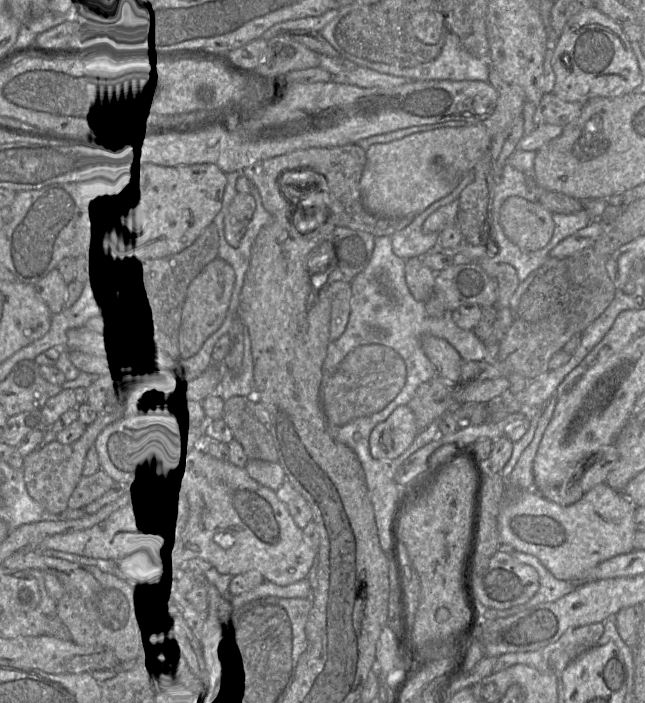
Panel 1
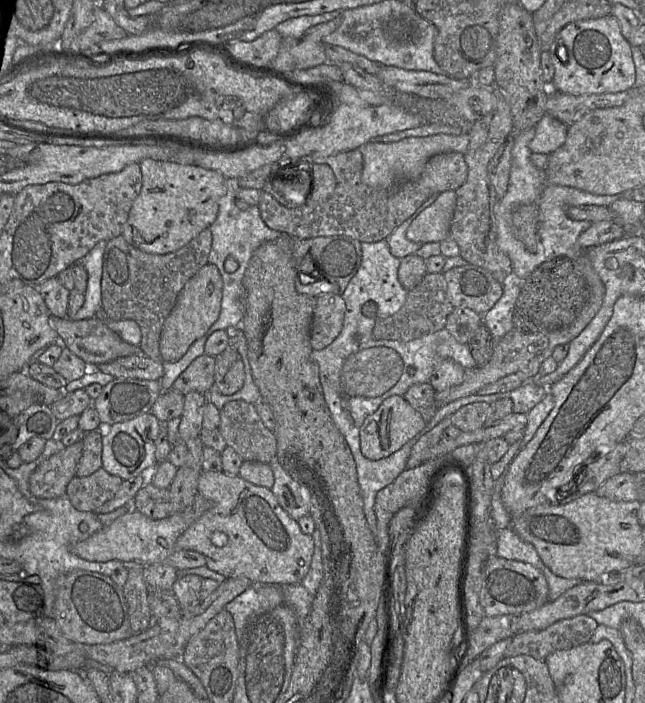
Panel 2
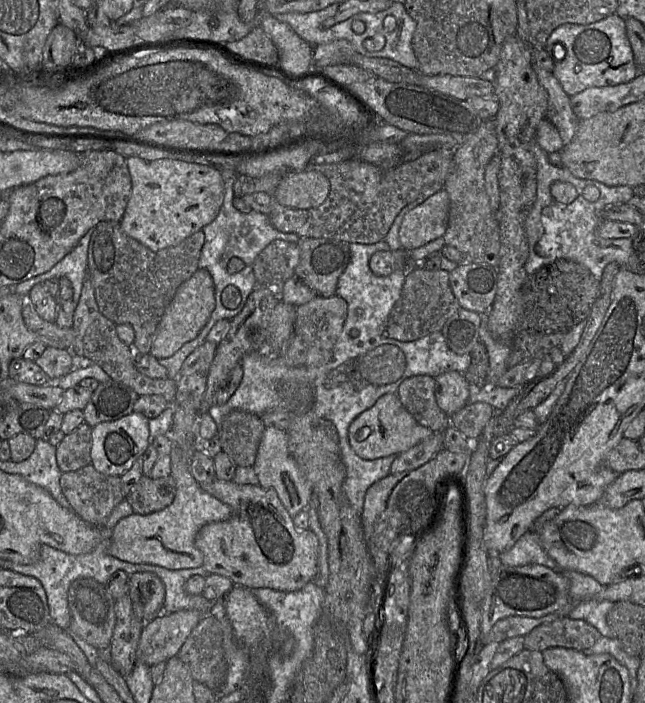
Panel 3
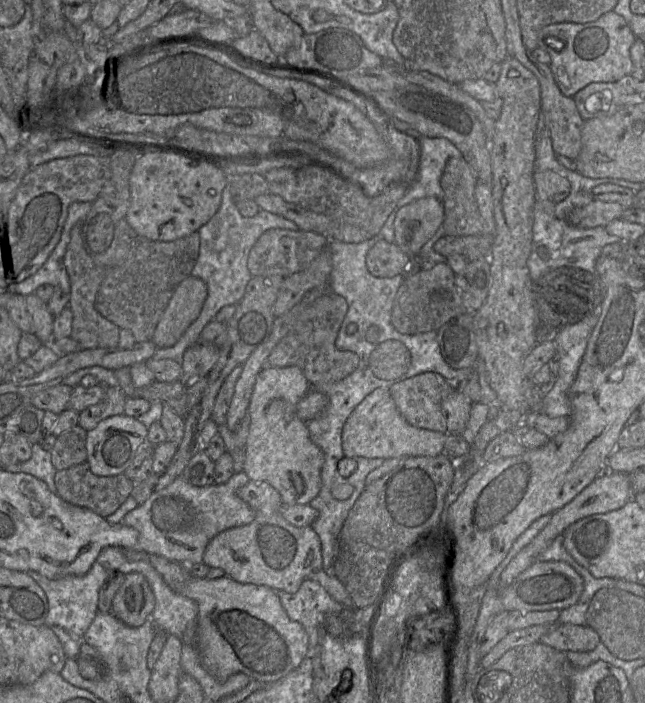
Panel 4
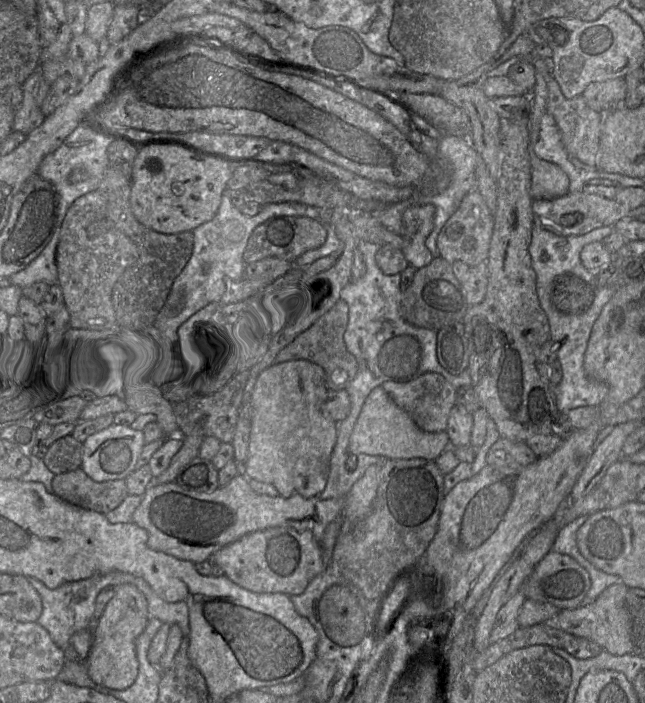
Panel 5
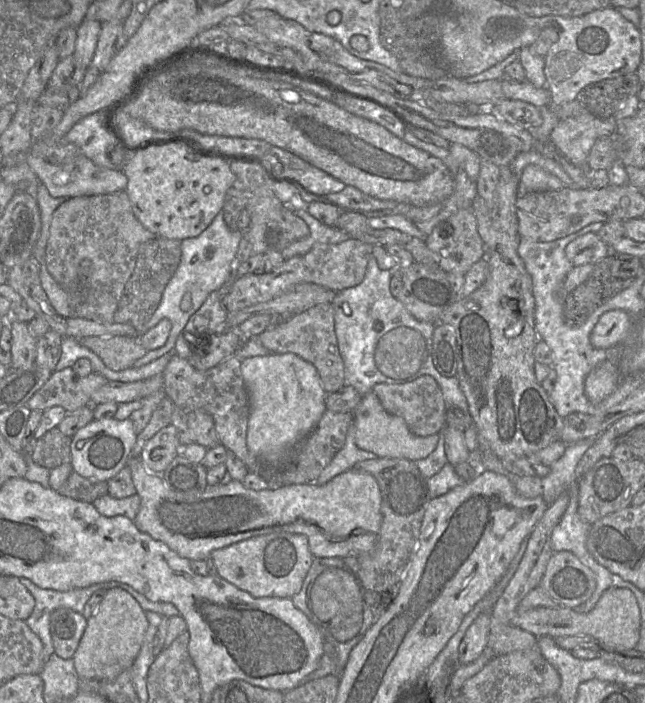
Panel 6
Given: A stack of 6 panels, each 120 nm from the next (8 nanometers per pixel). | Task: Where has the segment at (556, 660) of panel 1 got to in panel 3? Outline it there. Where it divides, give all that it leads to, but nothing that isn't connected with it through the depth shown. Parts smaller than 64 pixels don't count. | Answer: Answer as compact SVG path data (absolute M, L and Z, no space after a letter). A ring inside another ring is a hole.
M559 617L526 634L524 649L542 652L551 647L563 647L583 651L592 647L601 636L594 626L584 620Z

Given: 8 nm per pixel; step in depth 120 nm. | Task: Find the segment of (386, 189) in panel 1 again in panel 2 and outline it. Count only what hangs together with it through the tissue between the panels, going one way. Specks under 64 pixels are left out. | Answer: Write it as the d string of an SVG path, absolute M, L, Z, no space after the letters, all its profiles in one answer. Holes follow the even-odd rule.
M468 132L460 135L435 134L425 137L408 137L397 142L367 142L362 145L360 152L363 155L362 182L370 187L389 187L402 182L418 178L427 163L434 155L447 152L464 154L469 146Z

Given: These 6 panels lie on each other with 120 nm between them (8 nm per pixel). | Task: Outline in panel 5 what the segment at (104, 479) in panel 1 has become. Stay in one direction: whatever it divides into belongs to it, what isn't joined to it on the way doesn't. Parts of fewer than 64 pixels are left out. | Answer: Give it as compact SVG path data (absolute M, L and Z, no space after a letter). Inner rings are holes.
M81 467L55 470L52 490L80 506L109 512L117 508L127 497L126 480L96 480Z

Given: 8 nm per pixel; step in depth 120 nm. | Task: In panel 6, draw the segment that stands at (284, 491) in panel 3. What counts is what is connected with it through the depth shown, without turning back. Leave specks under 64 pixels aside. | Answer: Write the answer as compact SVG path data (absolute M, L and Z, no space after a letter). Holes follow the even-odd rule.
M293 353L270 354L268 356L249 357L241 361L240 367L242 379L244 381L249 401L249 420L246 433L246 445L248 447L248 450L254 456L262 457L269 454L284 454L285 451L288 451L293 446L298 446L315 429L324 412L327 410L325 401L327 393L323 389L317 369L311 363L305 361L304 359Z

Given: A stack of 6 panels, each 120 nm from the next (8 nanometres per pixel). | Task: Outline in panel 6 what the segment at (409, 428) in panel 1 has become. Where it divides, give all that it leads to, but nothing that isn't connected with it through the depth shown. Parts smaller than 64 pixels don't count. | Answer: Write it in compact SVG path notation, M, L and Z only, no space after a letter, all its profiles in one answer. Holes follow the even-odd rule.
M371 391L366 394L355 414L355 436L357 446L374 453L378 458L398 458L417 461L429 456L437 447L439 435L426 437L414 435L401 417L388 413L382 406L377 395Z

